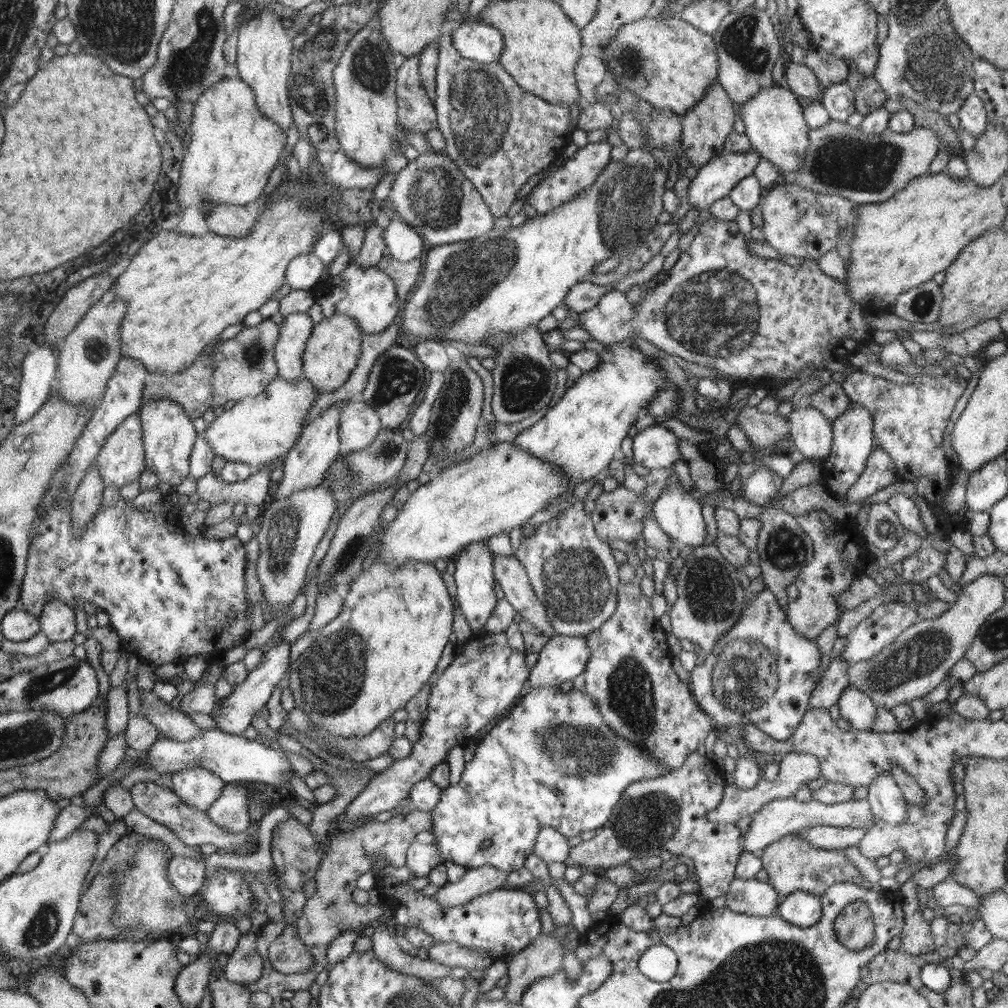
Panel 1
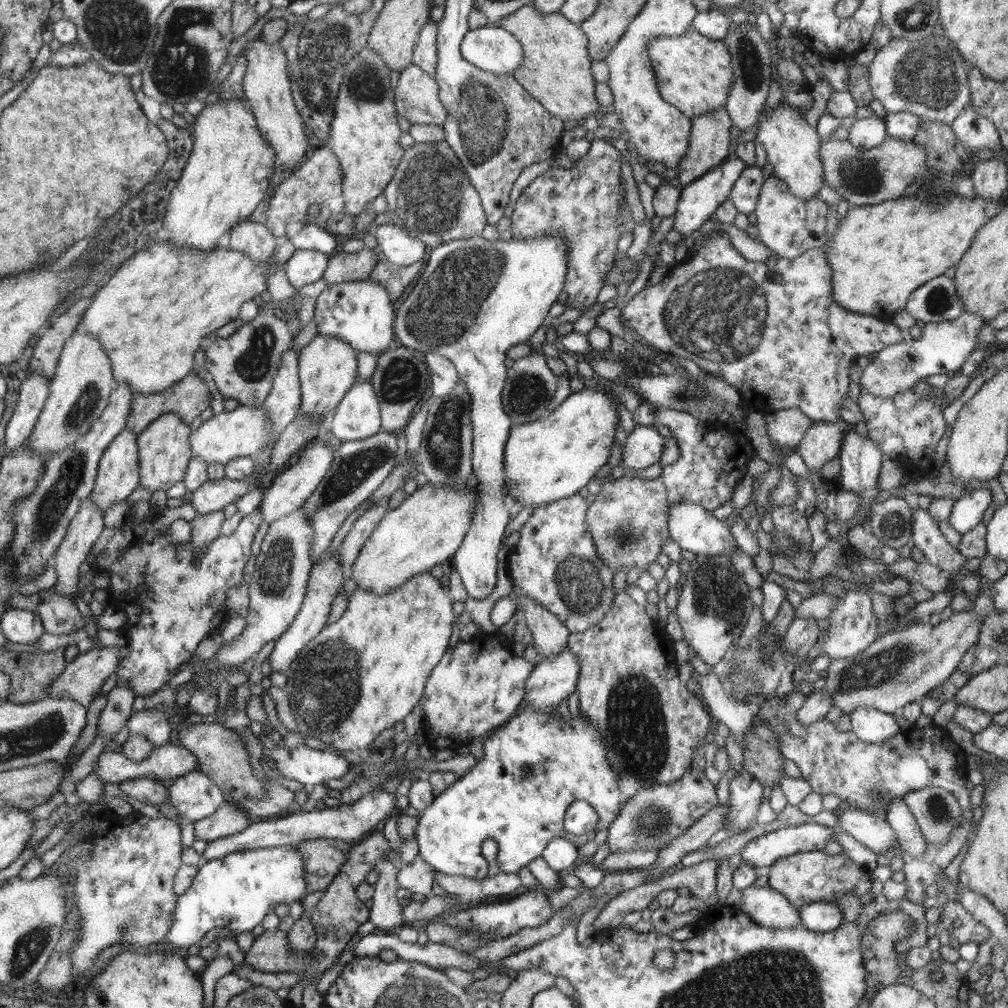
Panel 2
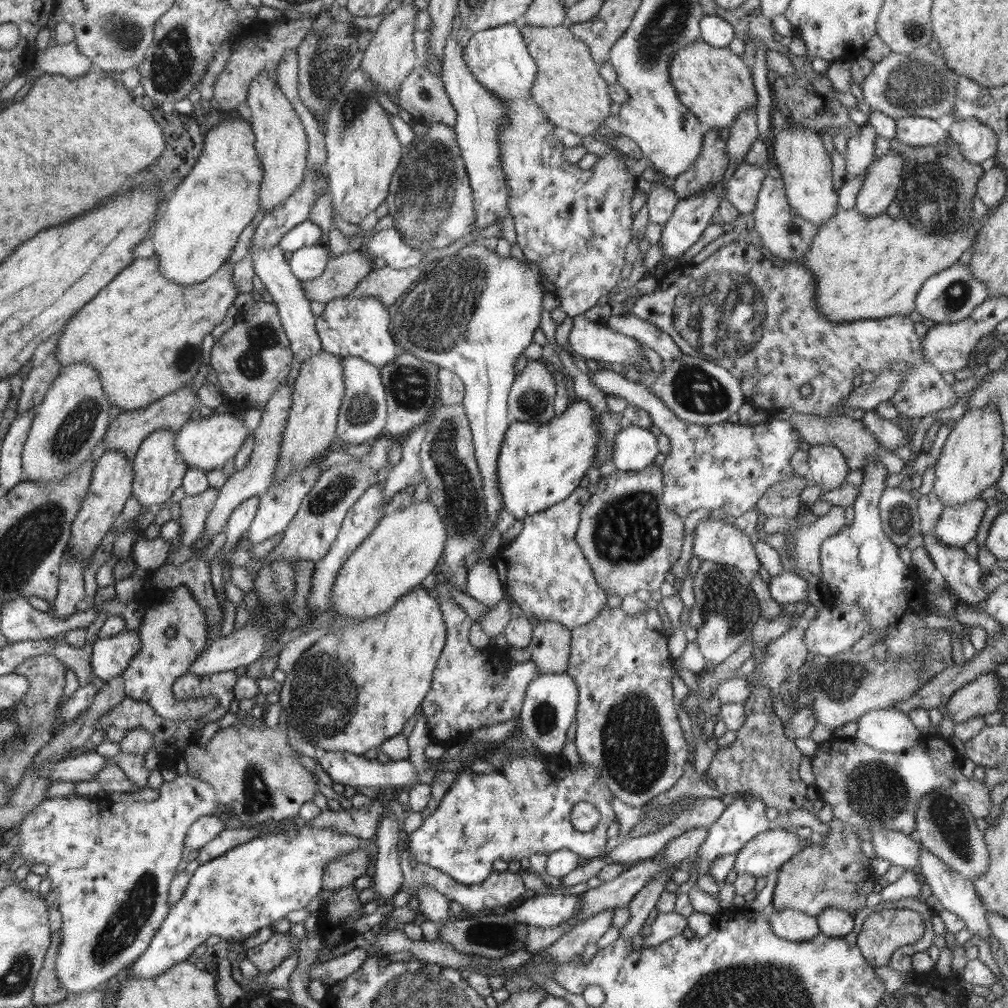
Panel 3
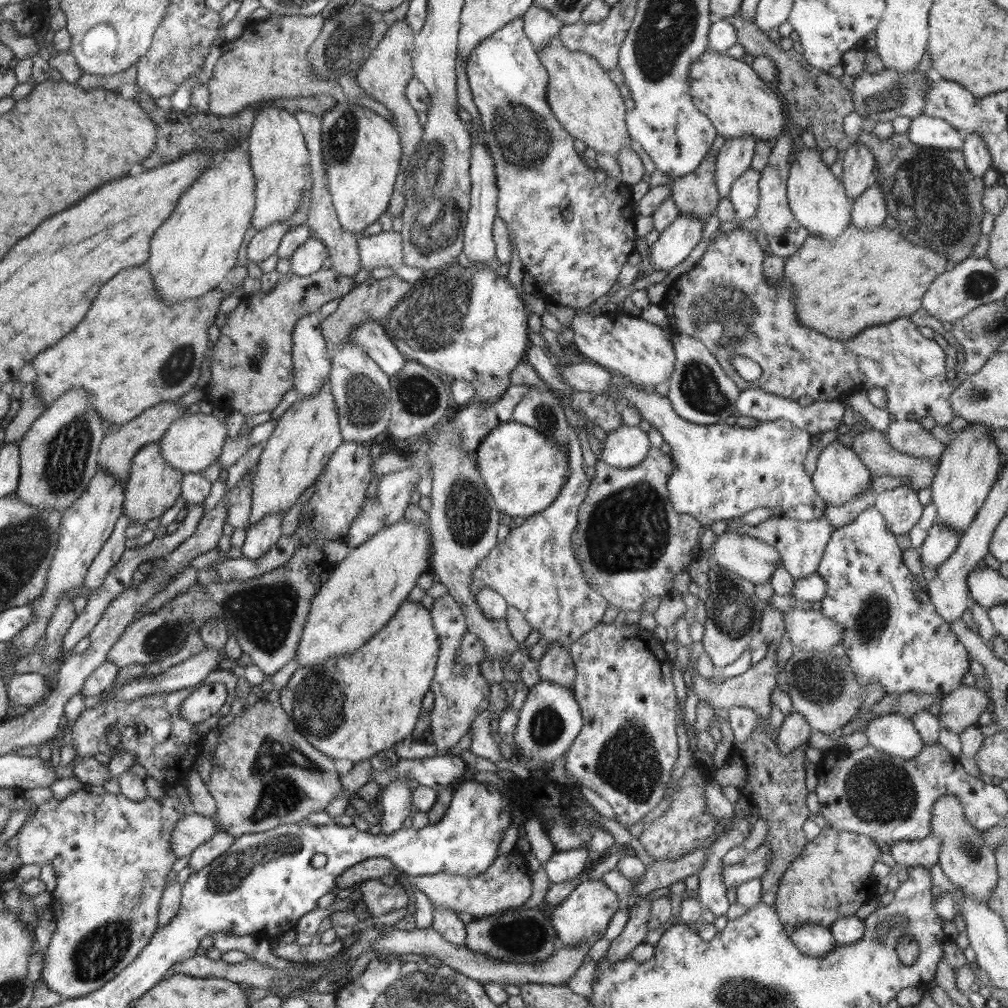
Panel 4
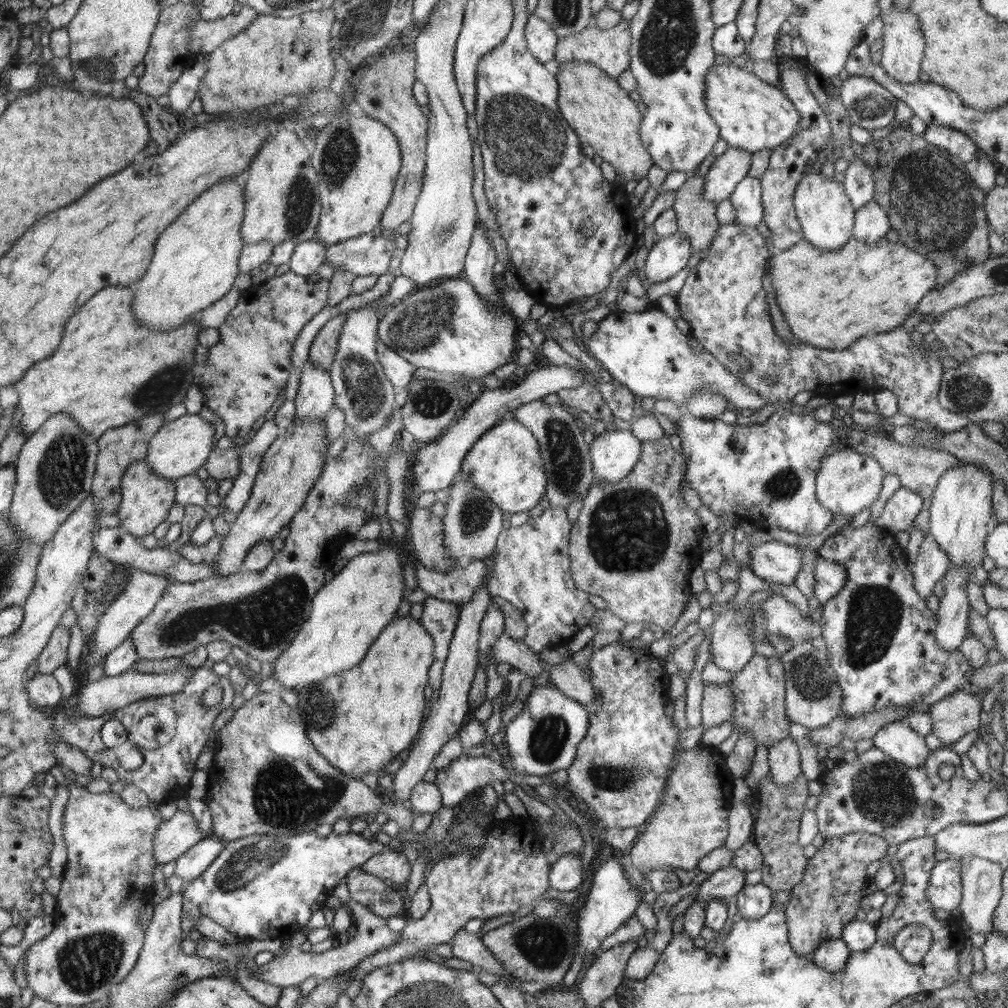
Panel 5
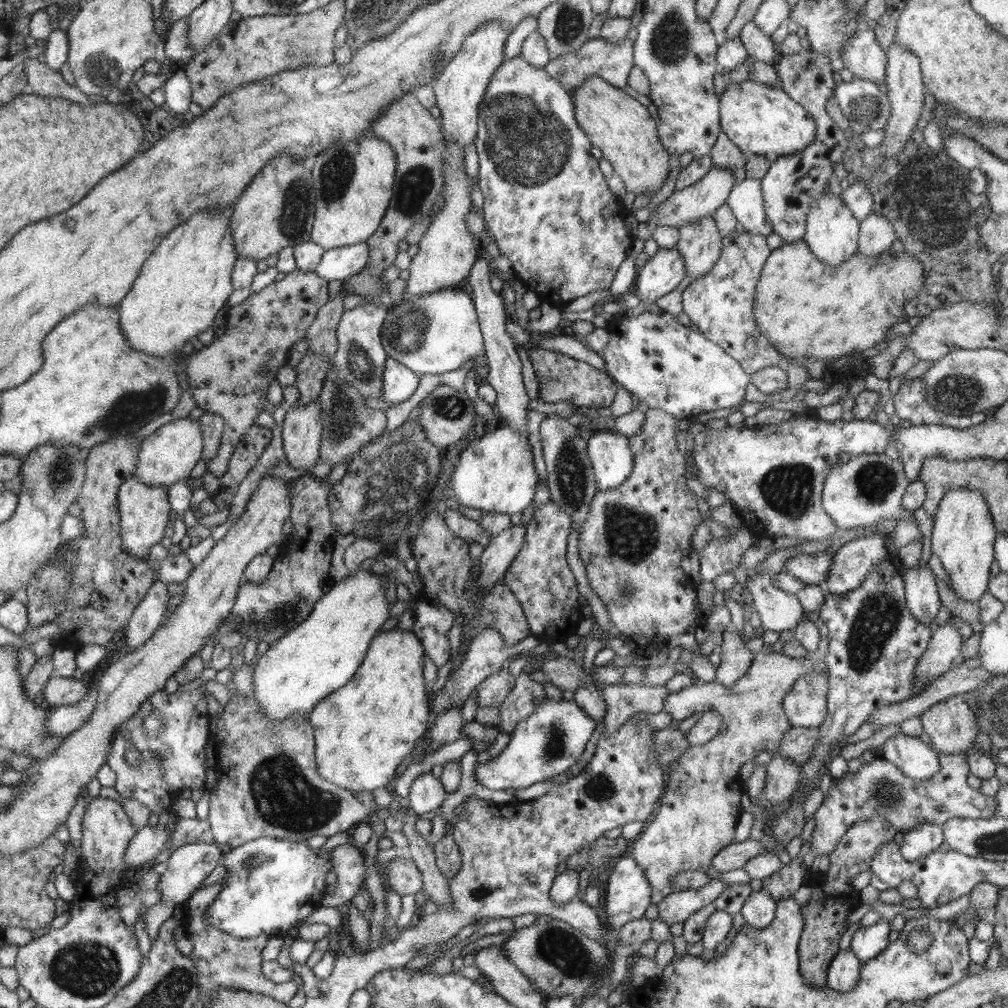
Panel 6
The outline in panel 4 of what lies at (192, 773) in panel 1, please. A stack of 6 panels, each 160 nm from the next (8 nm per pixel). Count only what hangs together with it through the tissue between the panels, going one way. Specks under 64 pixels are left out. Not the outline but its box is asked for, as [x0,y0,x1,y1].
[17,788,191,999]

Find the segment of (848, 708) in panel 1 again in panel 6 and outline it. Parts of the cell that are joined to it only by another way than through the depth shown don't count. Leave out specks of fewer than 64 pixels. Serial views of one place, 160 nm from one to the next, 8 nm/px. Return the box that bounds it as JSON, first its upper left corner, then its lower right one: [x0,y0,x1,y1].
[879,733,941,780]

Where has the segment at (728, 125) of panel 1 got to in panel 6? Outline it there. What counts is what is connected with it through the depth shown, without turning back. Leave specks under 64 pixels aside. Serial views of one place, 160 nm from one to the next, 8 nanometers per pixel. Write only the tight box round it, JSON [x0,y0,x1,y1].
[677,217,723,280]

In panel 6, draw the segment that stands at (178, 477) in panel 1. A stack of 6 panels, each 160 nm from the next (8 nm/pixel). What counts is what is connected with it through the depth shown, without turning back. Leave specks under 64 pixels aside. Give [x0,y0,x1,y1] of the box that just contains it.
[118,475,171,560]

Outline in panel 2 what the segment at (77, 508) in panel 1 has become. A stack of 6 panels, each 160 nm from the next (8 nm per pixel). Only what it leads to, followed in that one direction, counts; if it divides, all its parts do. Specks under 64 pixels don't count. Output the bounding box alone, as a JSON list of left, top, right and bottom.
[54,497,104,596]

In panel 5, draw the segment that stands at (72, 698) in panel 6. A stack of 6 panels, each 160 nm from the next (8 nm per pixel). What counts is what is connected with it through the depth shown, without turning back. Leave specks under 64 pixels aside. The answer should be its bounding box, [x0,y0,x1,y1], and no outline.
[25,673,64,709]

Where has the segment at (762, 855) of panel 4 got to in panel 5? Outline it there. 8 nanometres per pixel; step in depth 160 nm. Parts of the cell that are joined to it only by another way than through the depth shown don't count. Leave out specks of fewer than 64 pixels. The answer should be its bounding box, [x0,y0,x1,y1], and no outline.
[694,865,745,902]

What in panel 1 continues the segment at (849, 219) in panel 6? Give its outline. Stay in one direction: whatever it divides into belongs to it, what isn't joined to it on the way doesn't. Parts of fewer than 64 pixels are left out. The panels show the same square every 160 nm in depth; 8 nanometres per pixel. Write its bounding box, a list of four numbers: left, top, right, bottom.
[739,84,809,173]

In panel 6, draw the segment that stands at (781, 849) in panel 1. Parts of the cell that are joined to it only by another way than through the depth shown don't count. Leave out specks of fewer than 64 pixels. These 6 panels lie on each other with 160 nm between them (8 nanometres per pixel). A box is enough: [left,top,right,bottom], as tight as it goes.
[798,816,896,988]

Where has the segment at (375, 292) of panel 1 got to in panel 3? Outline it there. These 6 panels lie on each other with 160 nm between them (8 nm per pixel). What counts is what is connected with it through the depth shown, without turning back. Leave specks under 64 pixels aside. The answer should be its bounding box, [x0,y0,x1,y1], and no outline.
[315,298,396,368]

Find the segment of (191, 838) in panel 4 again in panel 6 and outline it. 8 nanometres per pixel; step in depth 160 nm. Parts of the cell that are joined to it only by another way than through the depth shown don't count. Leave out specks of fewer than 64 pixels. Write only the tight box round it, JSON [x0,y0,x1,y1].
[124,824,170,868]

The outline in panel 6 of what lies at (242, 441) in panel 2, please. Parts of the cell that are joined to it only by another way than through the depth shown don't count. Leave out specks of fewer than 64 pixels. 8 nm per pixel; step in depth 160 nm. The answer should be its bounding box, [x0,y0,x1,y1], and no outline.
[134,417,203,487]

